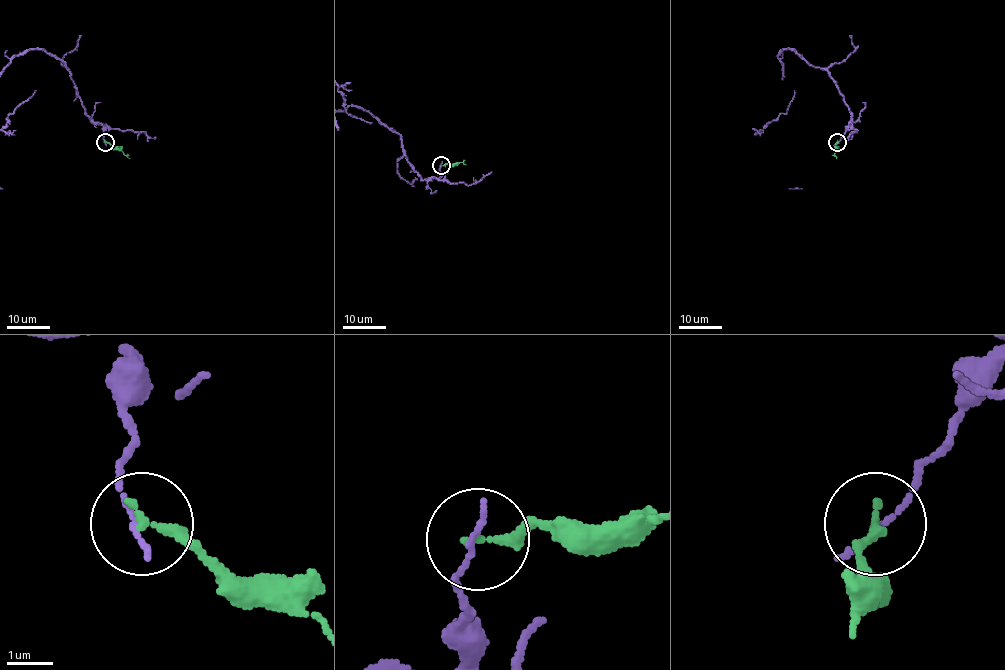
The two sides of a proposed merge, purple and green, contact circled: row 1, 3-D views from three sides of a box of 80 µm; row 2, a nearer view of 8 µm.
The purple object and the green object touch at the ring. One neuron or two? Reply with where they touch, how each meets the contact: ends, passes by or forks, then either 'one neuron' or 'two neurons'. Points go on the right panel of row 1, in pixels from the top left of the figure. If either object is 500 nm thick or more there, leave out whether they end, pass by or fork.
at (837, 142); purple ends there; green ends there; two neurons

